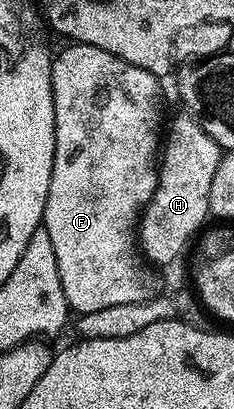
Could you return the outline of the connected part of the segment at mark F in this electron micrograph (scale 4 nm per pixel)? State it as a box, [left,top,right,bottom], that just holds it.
[43,43,163,314]

